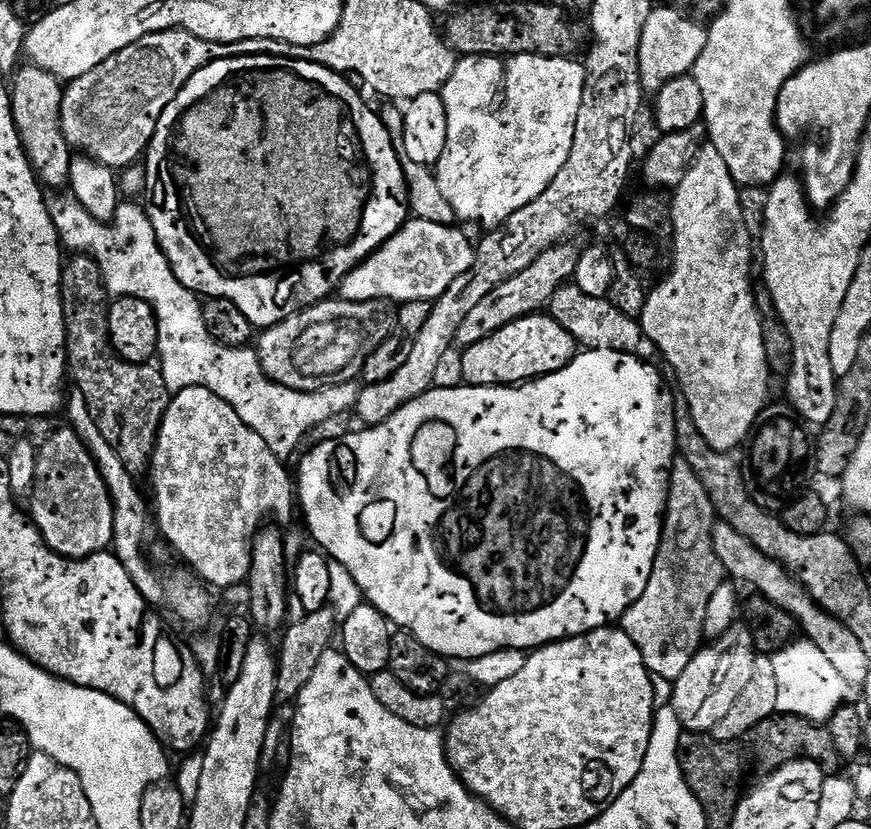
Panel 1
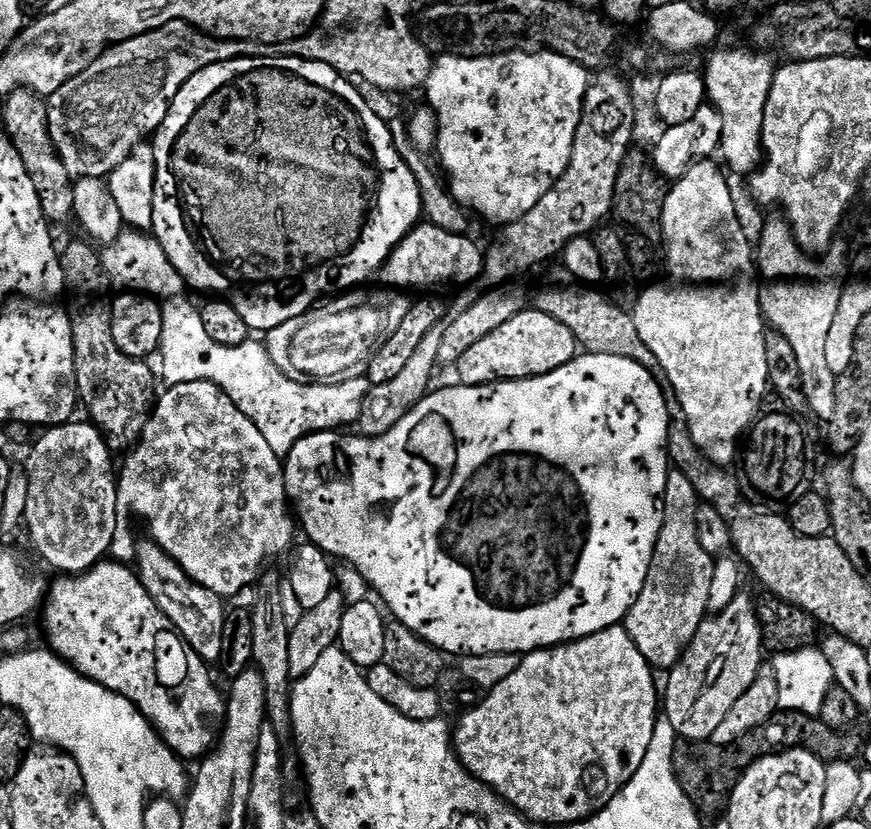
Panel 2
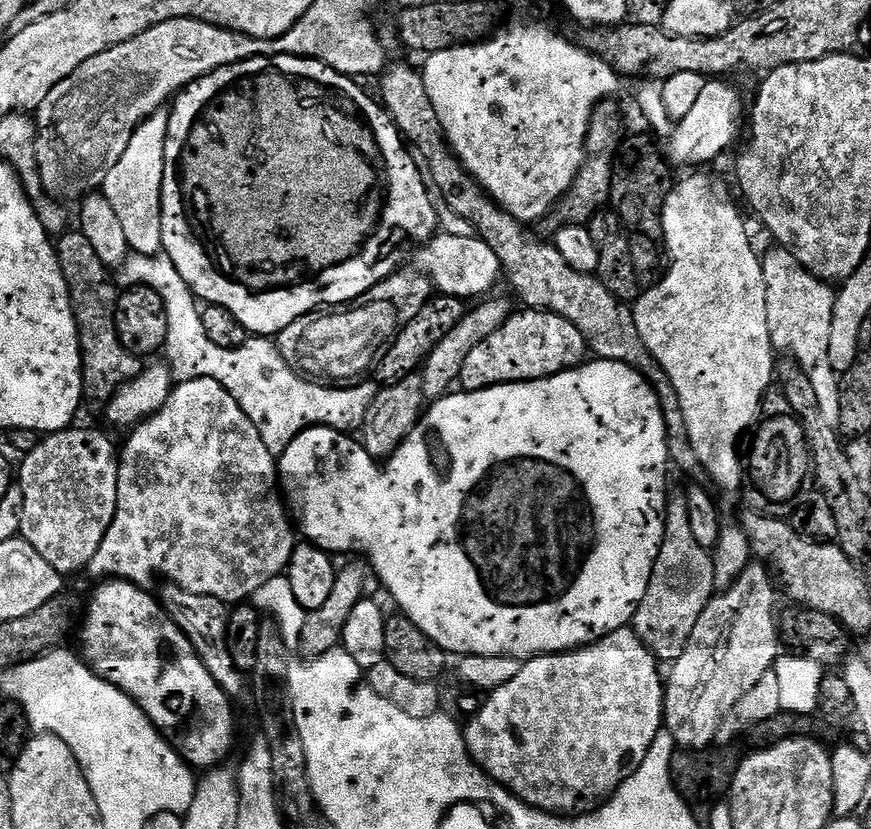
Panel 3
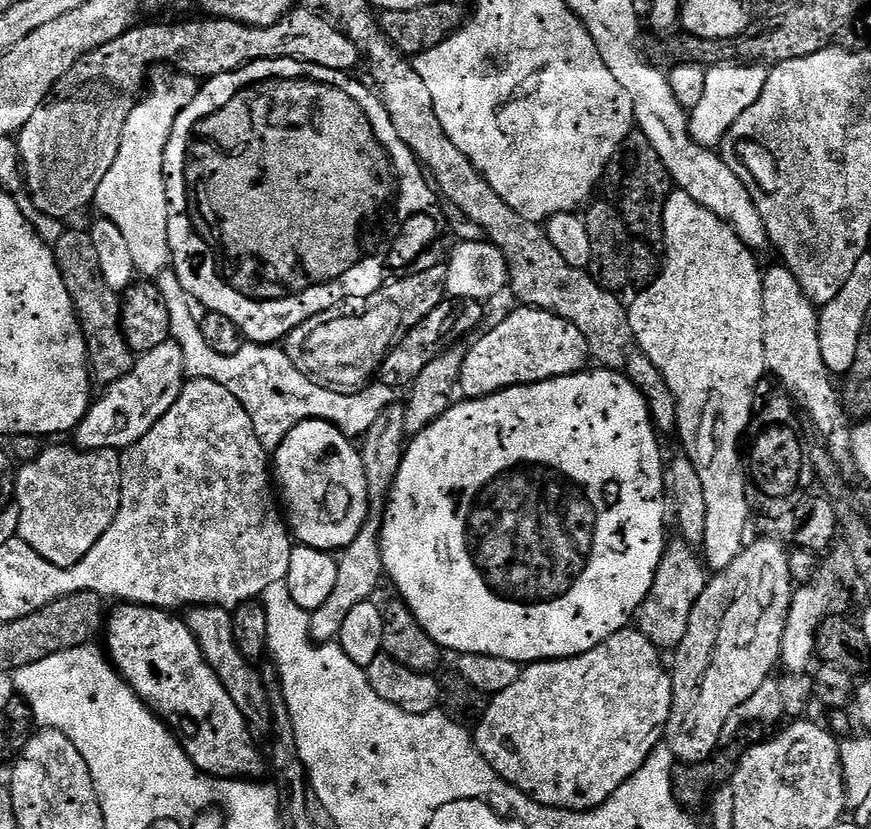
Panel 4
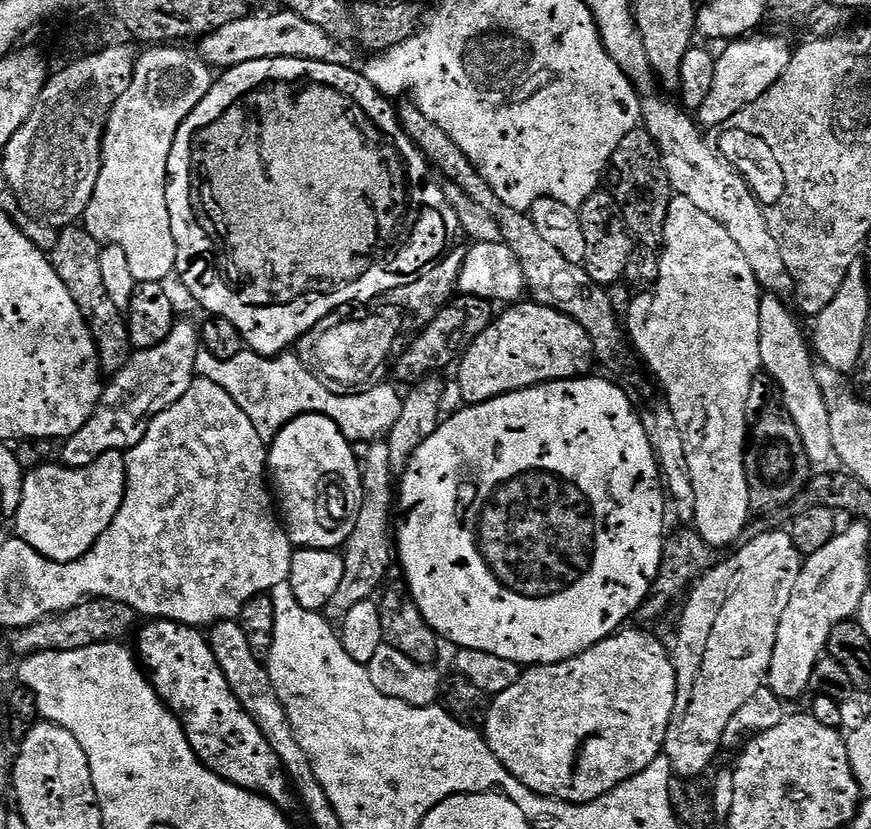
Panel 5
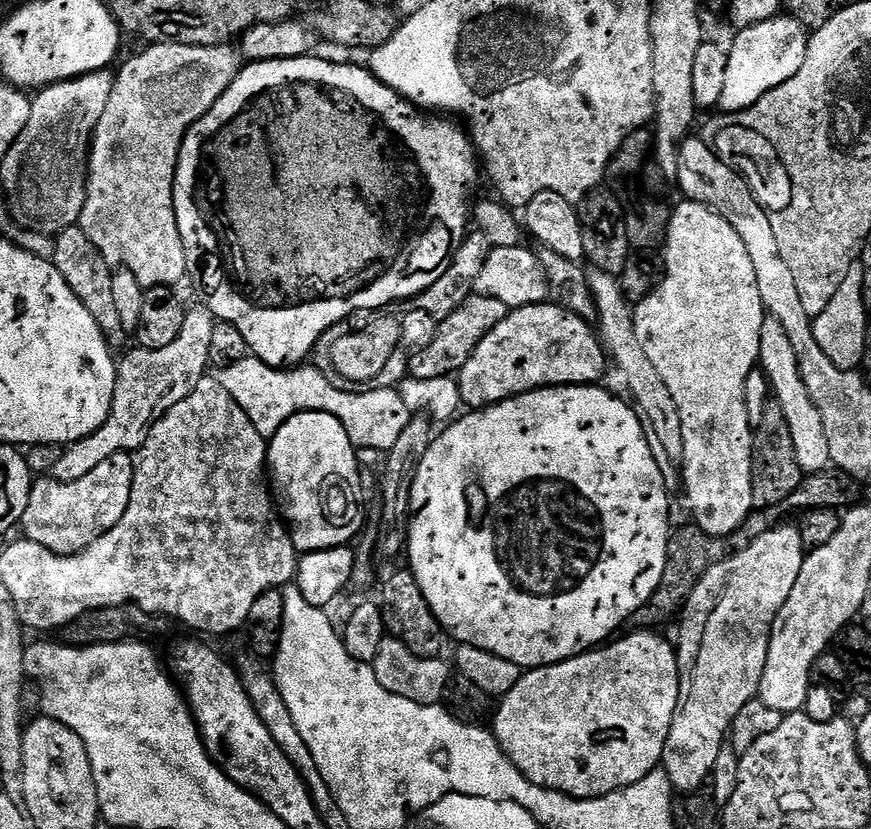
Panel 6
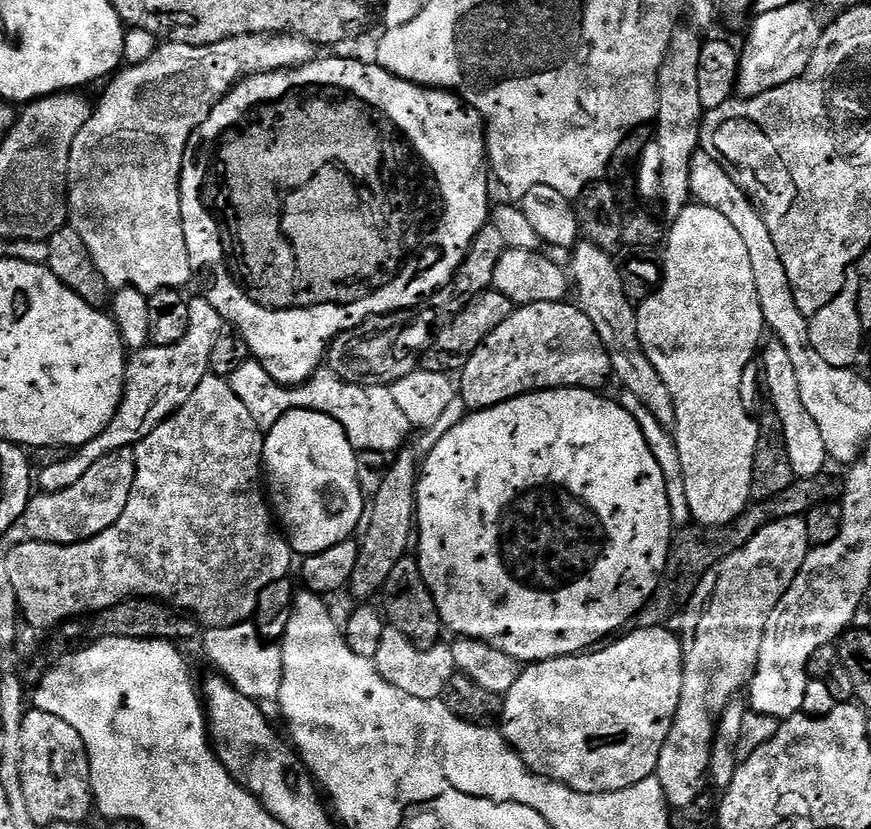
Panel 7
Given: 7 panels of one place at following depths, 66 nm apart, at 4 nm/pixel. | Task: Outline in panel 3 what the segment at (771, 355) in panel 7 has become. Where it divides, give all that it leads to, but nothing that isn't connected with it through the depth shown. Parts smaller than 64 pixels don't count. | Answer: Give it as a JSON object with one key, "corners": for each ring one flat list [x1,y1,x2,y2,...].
{"corners":[[772,246,768,253,763,253,764,281,766,282,766,318,768,332,772,336,773,349,789,348,791,355,800,364,800,369,810,378,810,386,814,386,814,394,818,406,822,410,822,418,833,426,840,423,840,376,834,366,828,364,830,356,830,322,834,314,836,292,831,283,810,274,785,248]]}

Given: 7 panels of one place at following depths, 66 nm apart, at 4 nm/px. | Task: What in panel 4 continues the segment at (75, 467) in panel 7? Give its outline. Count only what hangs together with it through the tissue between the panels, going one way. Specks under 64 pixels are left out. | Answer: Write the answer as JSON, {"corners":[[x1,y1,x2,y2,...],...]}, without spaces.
{"corners":[[175,342,157,346,135,357,132,369,125,376,107,385,104,392,93,399,88,413,74,429,75,447,81,450,97,448,115,448,123,450,138,442,152,429,152,425,164,417,166,410,178,402,180,392,184,389,186,361,184,349]]}

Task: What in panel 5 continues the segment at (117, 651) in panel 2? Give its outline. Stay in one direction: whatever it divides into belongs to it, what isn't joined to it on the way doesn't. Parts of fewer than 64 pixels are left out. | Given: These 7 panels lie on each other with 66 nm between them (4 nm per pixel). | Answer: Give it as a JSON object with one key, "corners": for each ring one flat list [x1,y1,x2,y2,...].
{"corners":[[152,618,145,624,148,625,144,629,142,629,143,627,139,629,140,637,137,638,136,644,134,643,139,663,161,700,180,719,180,724,184,728,186,738,196,757,223,780,229,780,230,783,237,784,247,792,254,792,266,797,281,810,297,807,298,797,278,754,274,754,274,746,270,746,270,742,266,742,266,738,262,738,262,730,258,730,254,718,250,718,250,714,246,714,246,710,242,710,238,698,234,698,234,694,228,688,226,674,222,674,222,670,214,658,214,650,208,644,207,635,199,627,179,624,173,620]]}

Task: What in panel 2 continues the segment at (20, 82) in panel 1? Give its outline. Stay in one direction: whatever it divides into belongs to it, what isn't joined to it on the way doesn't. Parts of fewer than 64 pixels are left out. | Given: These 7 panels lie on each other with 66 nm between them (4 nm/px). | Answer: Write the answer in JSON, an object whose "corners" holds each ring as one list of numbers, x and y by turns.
{"corners":[[27,90,11,93,5,100,8,101,4,104,3,131,8,133,14,150,18,150,18,154,34,182,34,190,38,190,38,198,42,202,44,216,53,225,60,224,64,219,72,216,74,180,68,175,66,166,62,166,62,158,56,153,56,147,50,138,47,103,36,93]]}

